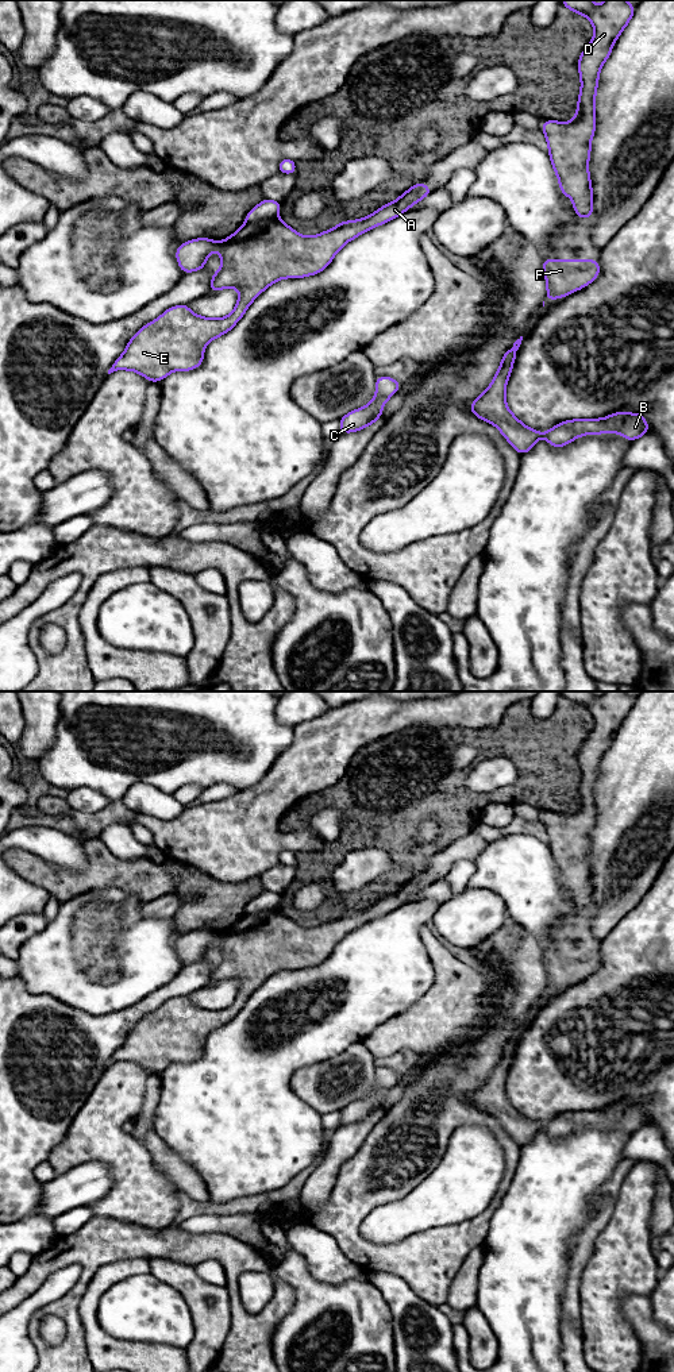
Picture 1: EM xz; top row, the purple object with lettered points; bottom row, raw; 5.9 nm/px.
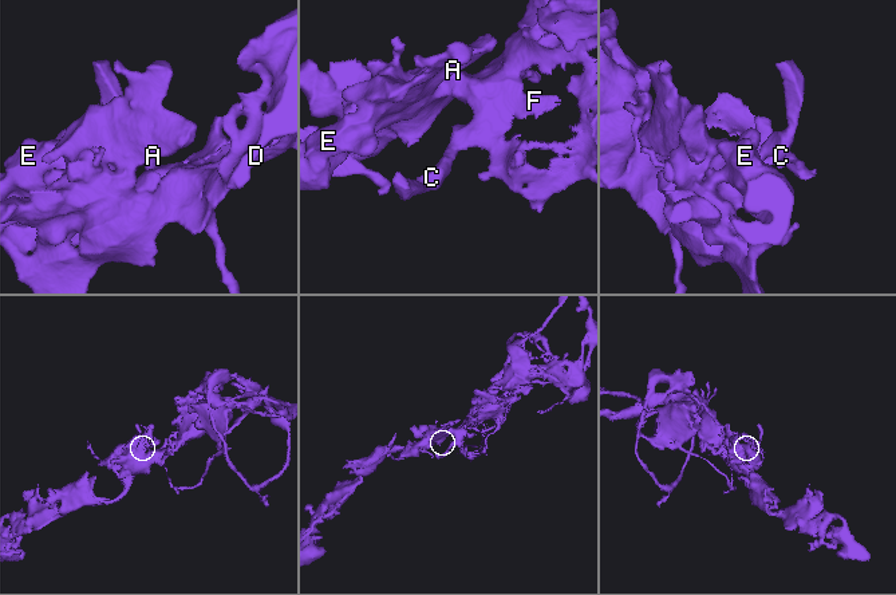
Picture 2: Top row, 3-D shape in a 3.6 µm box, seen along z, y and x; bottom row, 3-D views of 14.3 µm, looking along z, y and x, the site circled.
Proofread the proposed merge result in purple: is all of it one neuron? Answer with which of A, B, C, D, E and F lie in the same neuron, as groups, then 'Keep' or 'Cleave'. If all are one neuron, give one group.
Groups: A B C D E F. Keep

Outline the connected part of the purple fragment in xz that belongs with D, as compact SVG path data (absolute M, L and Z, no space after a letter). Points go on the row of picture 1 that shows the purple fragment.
M562 0L562 5L575 14L586 16L594 27L594 38L586 45L578 59L581 92L578 96L577 113L570 123L546 120L542 132L548 143L548 155L554 172L559 180L561 193L569 196L579 219L593 217L593 190L589 176L590 143L596 131L596 90L602 63L609 58L612 47L623 30L629 23L636 7L625 0L605 0L594 5L592 0Z

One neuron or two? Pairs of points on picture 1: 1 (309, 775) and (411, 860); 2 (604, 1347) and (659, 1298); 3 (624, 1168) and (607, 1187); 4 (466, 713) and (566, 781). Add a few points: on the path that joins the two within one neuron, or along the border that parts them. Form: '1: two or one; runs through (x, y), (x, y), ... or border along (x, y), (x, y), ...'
1: two; border along (349, 767), (335, 783), (304, 796), (297, 802)
2: two; border along (659, 1275), (650, 1297)
3: one; runs through (620, 1172), (611, 1183)
4: two; border along (511, 706), (496, 725), (455, 728)

